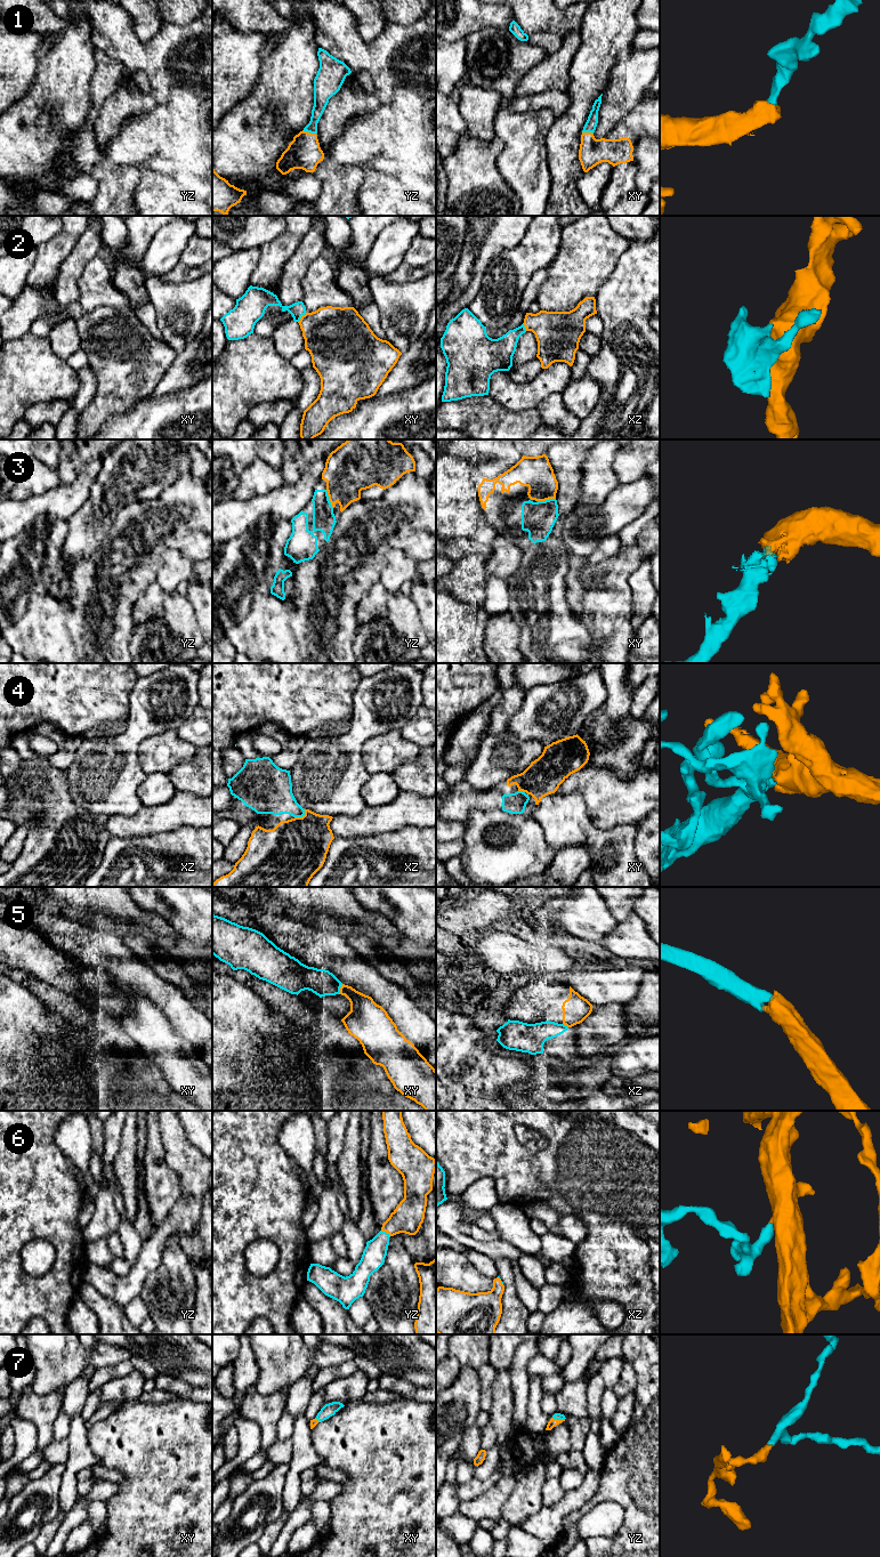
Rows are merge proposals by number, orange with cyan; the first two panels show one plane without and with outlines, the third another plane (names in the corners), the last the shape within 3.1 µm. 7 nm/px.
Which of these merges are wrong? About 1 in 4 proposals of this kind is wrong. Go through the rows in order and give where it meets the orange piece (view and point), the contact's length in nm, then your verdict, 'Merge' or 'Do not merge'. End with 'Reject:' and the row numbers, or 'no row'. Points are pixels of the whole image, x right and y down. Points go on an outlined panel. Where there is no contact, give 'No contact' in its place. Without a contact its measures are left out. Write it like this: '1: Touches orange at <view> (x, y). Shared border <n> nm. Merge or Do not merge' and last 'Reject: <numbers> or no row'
1: Touches orange at yz (309, 132). Shared border 100 nm. Merge
2: Touches orange at xy (301, 317). Shared border 90 nm. Merge
3: Touches orange at yz (329, 499). Shared border 140 nm. Merge
4: Touches orange at xz (303, 816). Shared border 100 nm. Merge
5: Touches orange at xy (340, 989). Shared border 80 nm. Do not merge
6: Touches orange at yz (386, 1232). Shared border 80 nm. Merge
7: Touches orange at yz (558, 1420). Shared border 90 nm. Merge
Reject: 5

